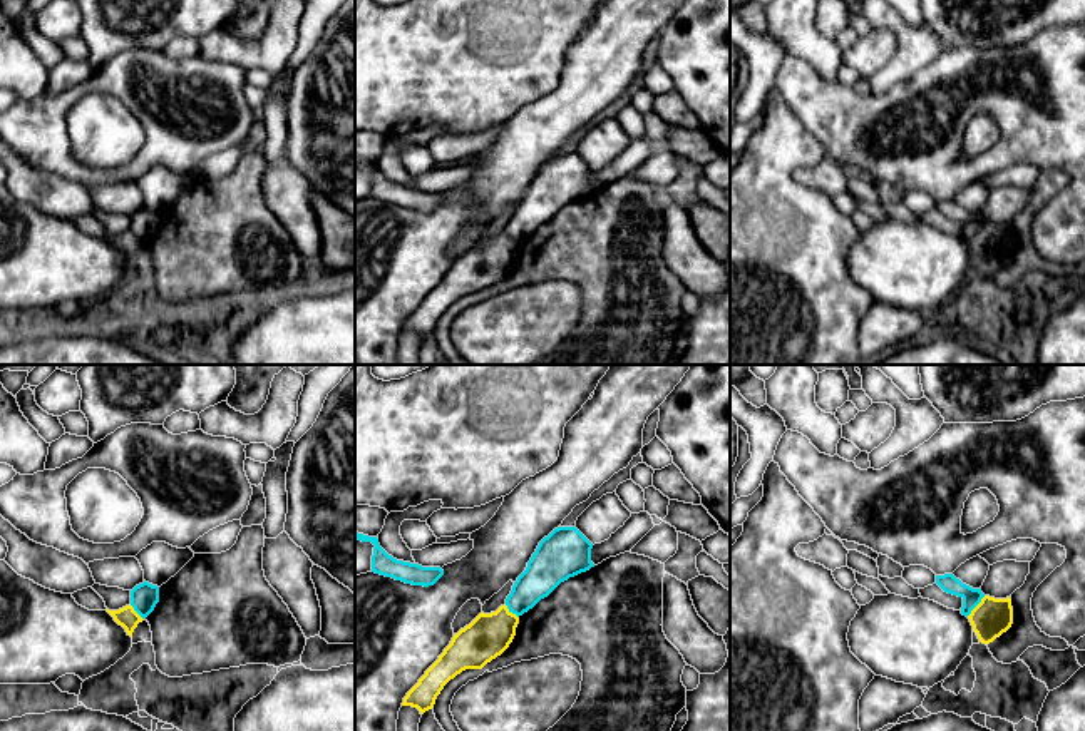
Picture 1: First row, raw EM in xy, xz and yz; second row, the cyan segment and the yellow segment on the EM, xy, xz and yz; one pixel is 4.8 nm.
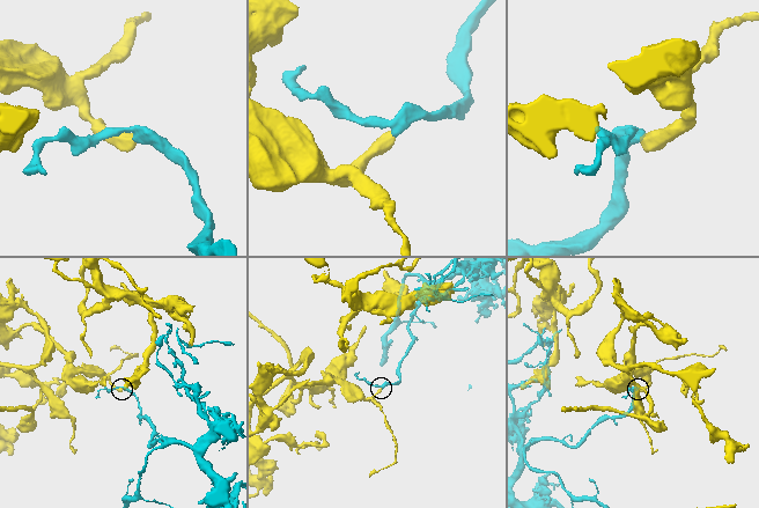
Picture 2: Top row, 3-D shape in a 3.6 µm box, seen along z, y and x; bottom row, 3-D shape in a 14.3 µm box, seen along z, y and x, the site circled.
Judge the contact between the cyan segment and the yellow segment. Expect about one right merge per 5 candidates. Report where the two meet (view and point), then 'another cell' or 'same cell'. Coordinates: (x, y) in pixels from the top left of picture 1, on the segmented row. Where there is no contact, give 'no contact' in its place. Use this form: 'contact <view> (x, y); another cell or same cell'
contact yz (977, 604); another cell

